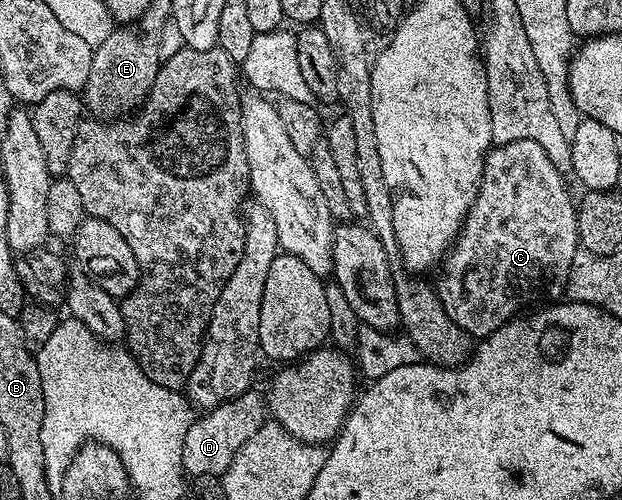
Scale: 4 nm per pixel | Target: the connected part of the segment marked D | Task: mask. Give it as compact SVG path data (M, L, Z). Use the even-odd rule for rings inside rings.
M249 390L234 401L226 401L220 406L209 409L207 414L208 416L199 415L193 419L183 441L181 467L192 478L202 475L217 477L228 470L229 464L237 455L238 448L250 440L250 437L264 425L266 400L262 392L260 394L255 390Z

